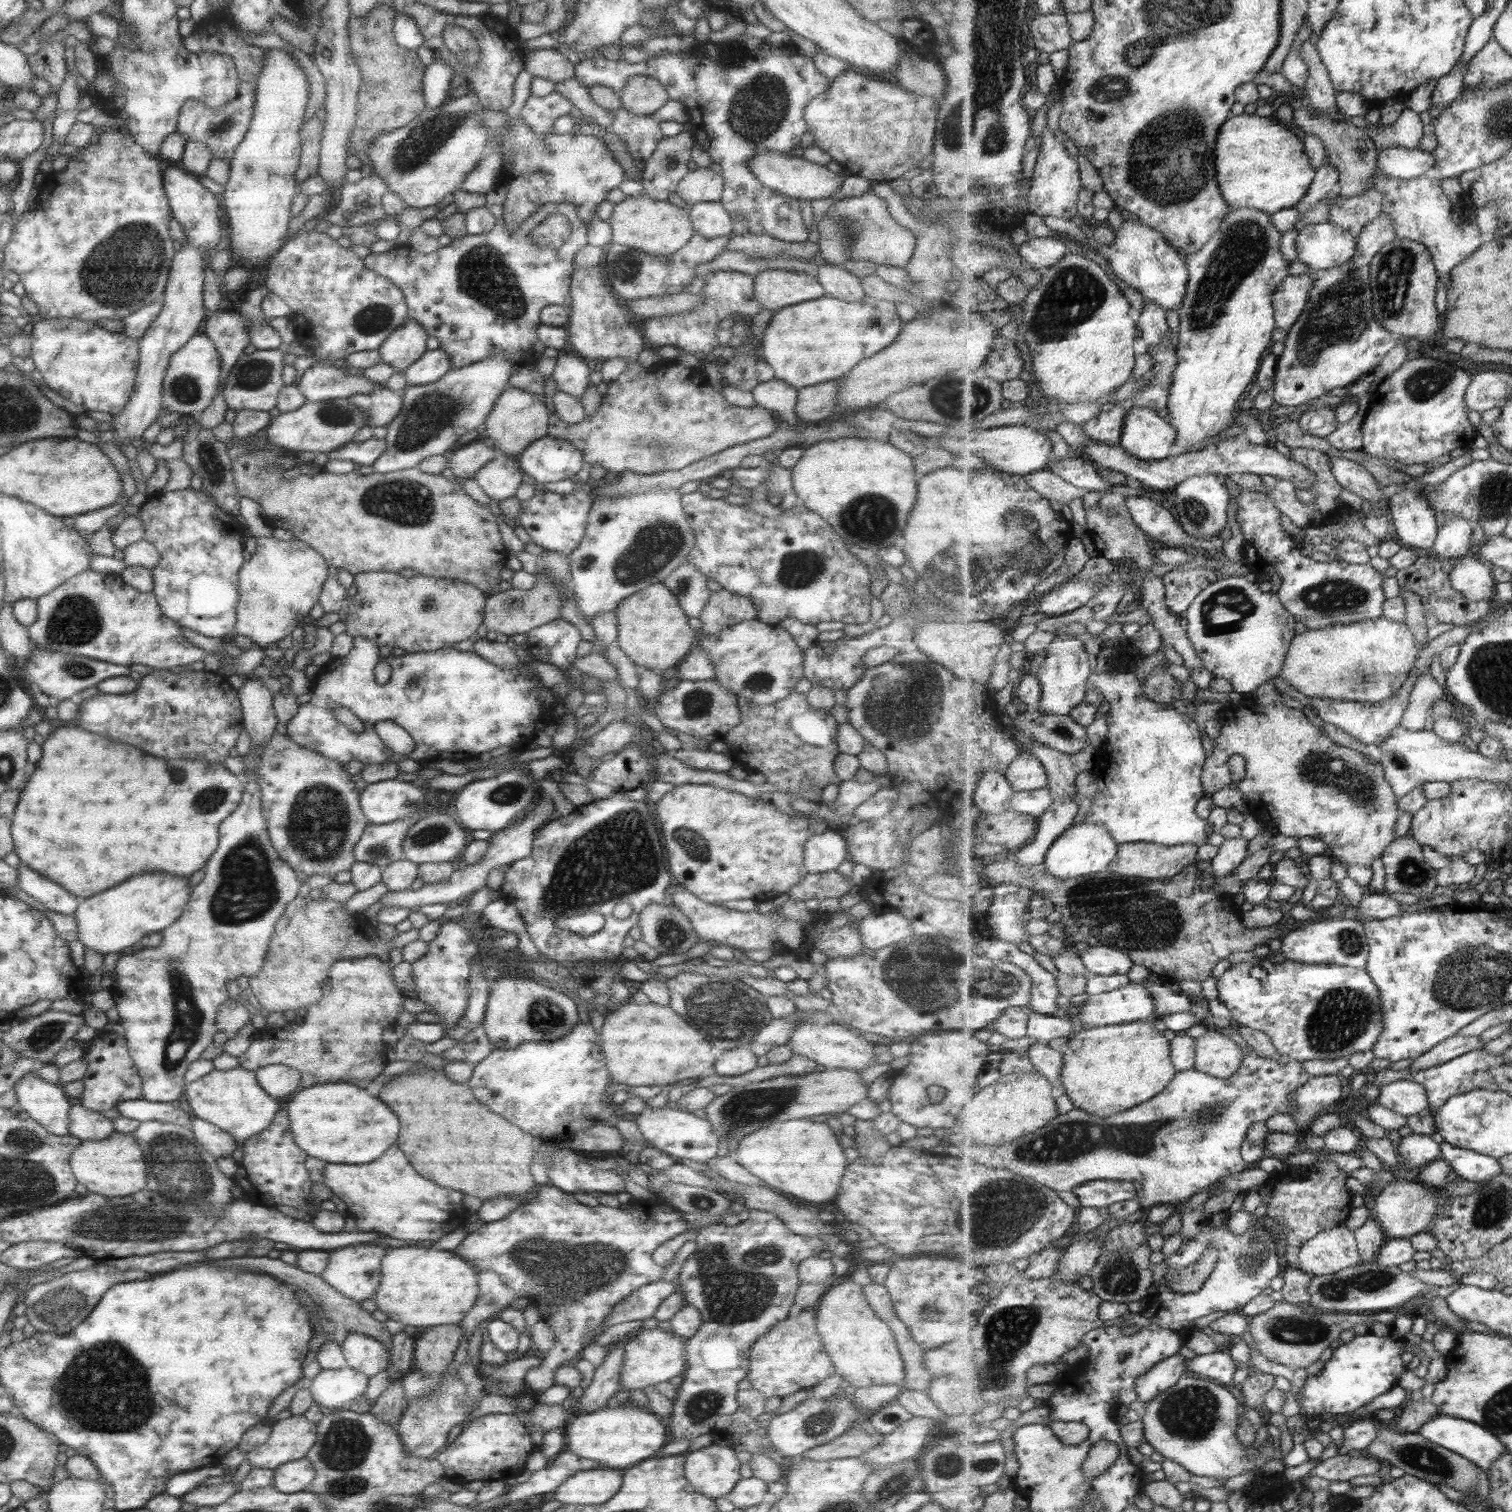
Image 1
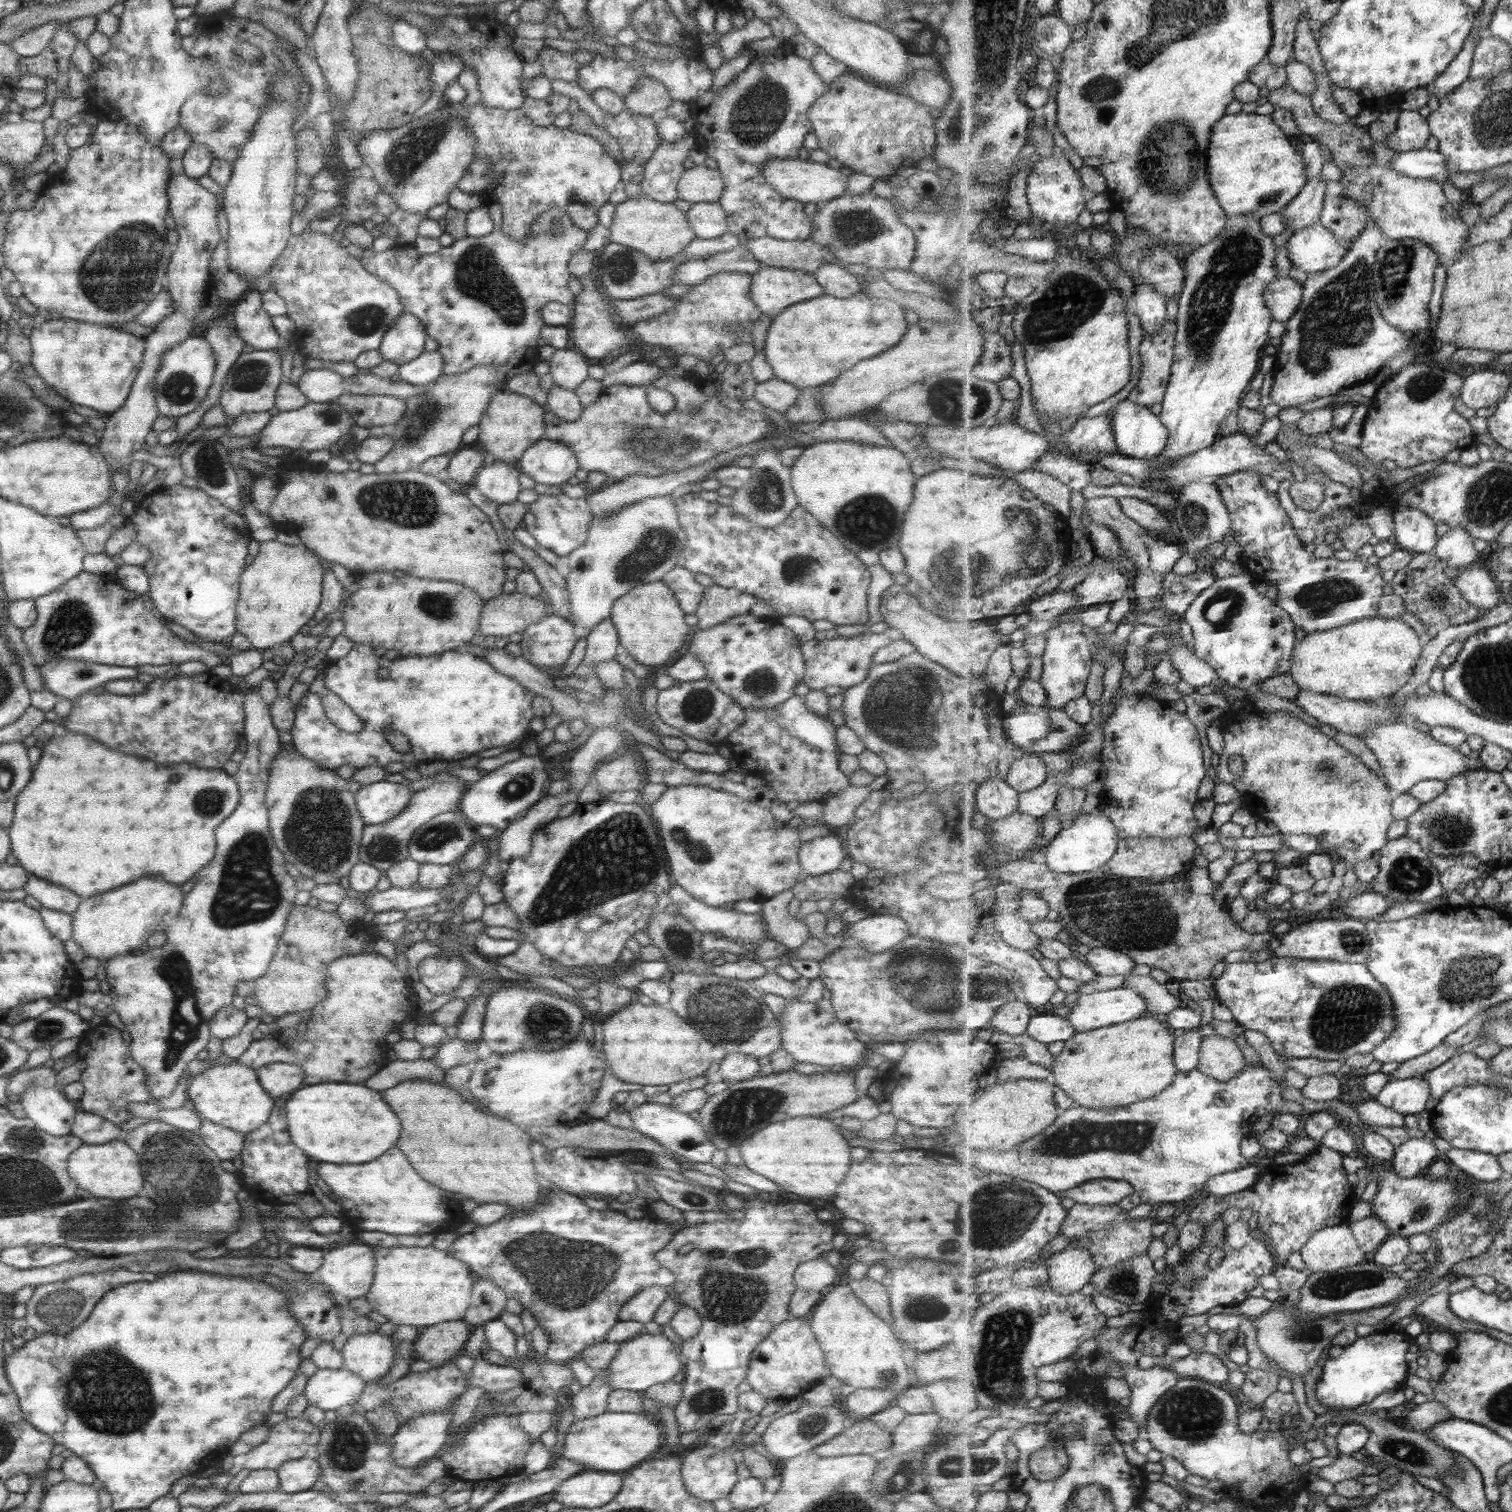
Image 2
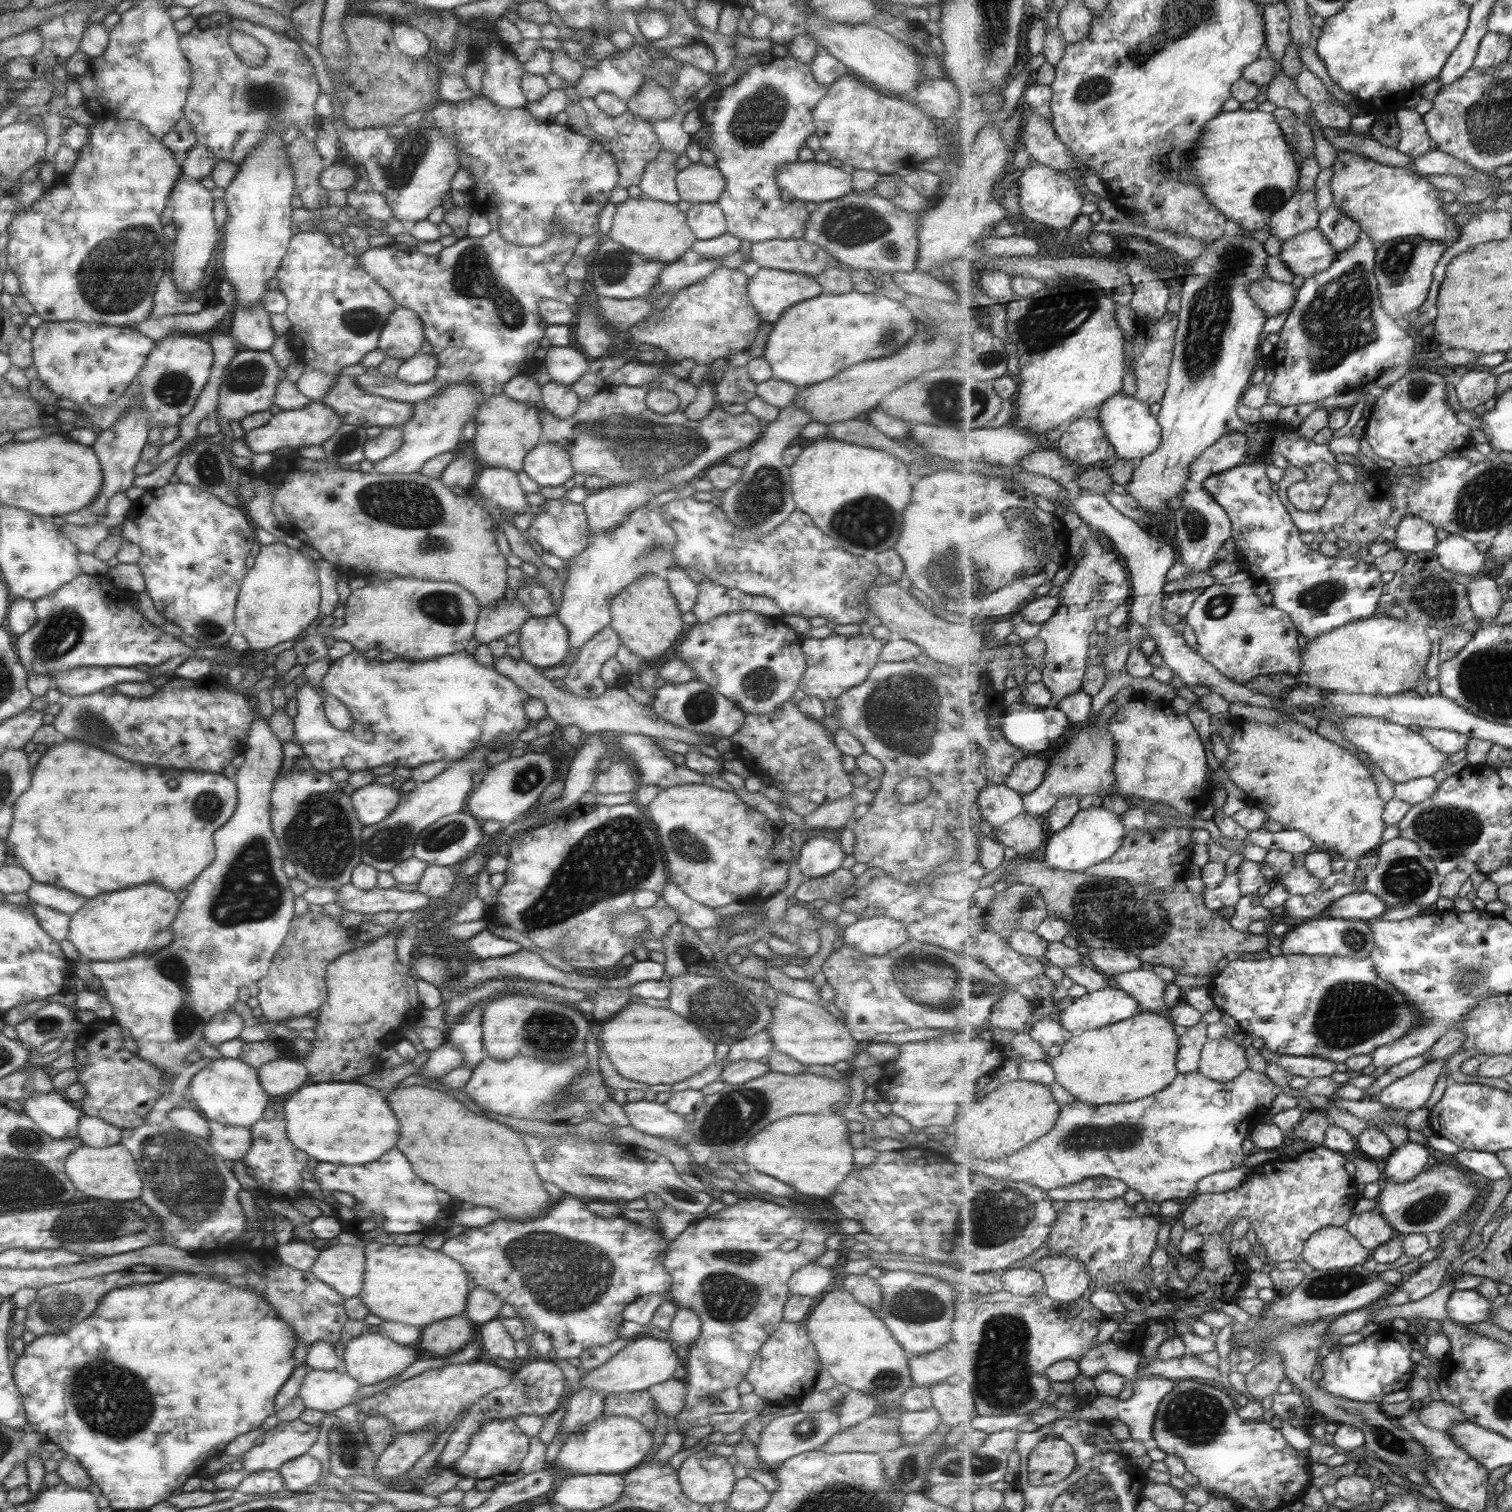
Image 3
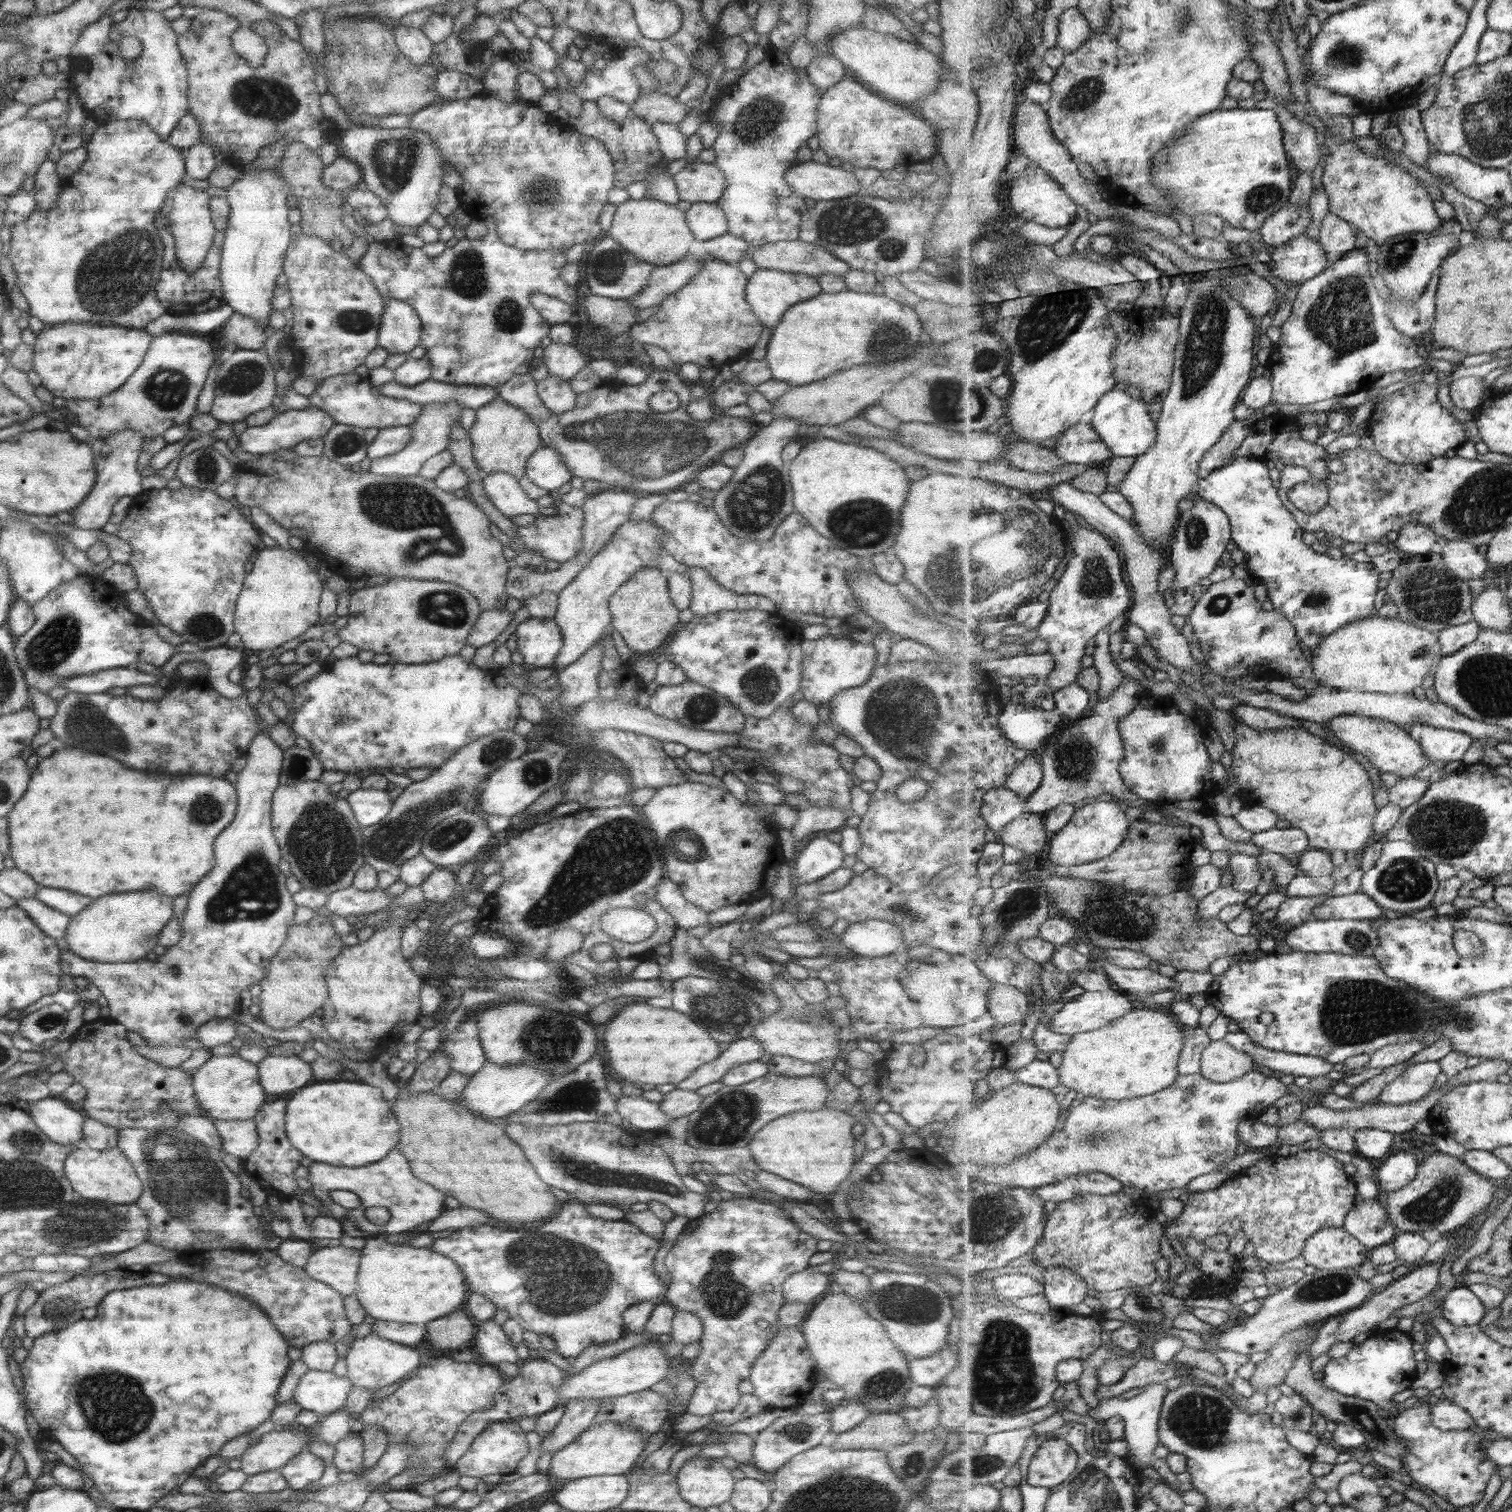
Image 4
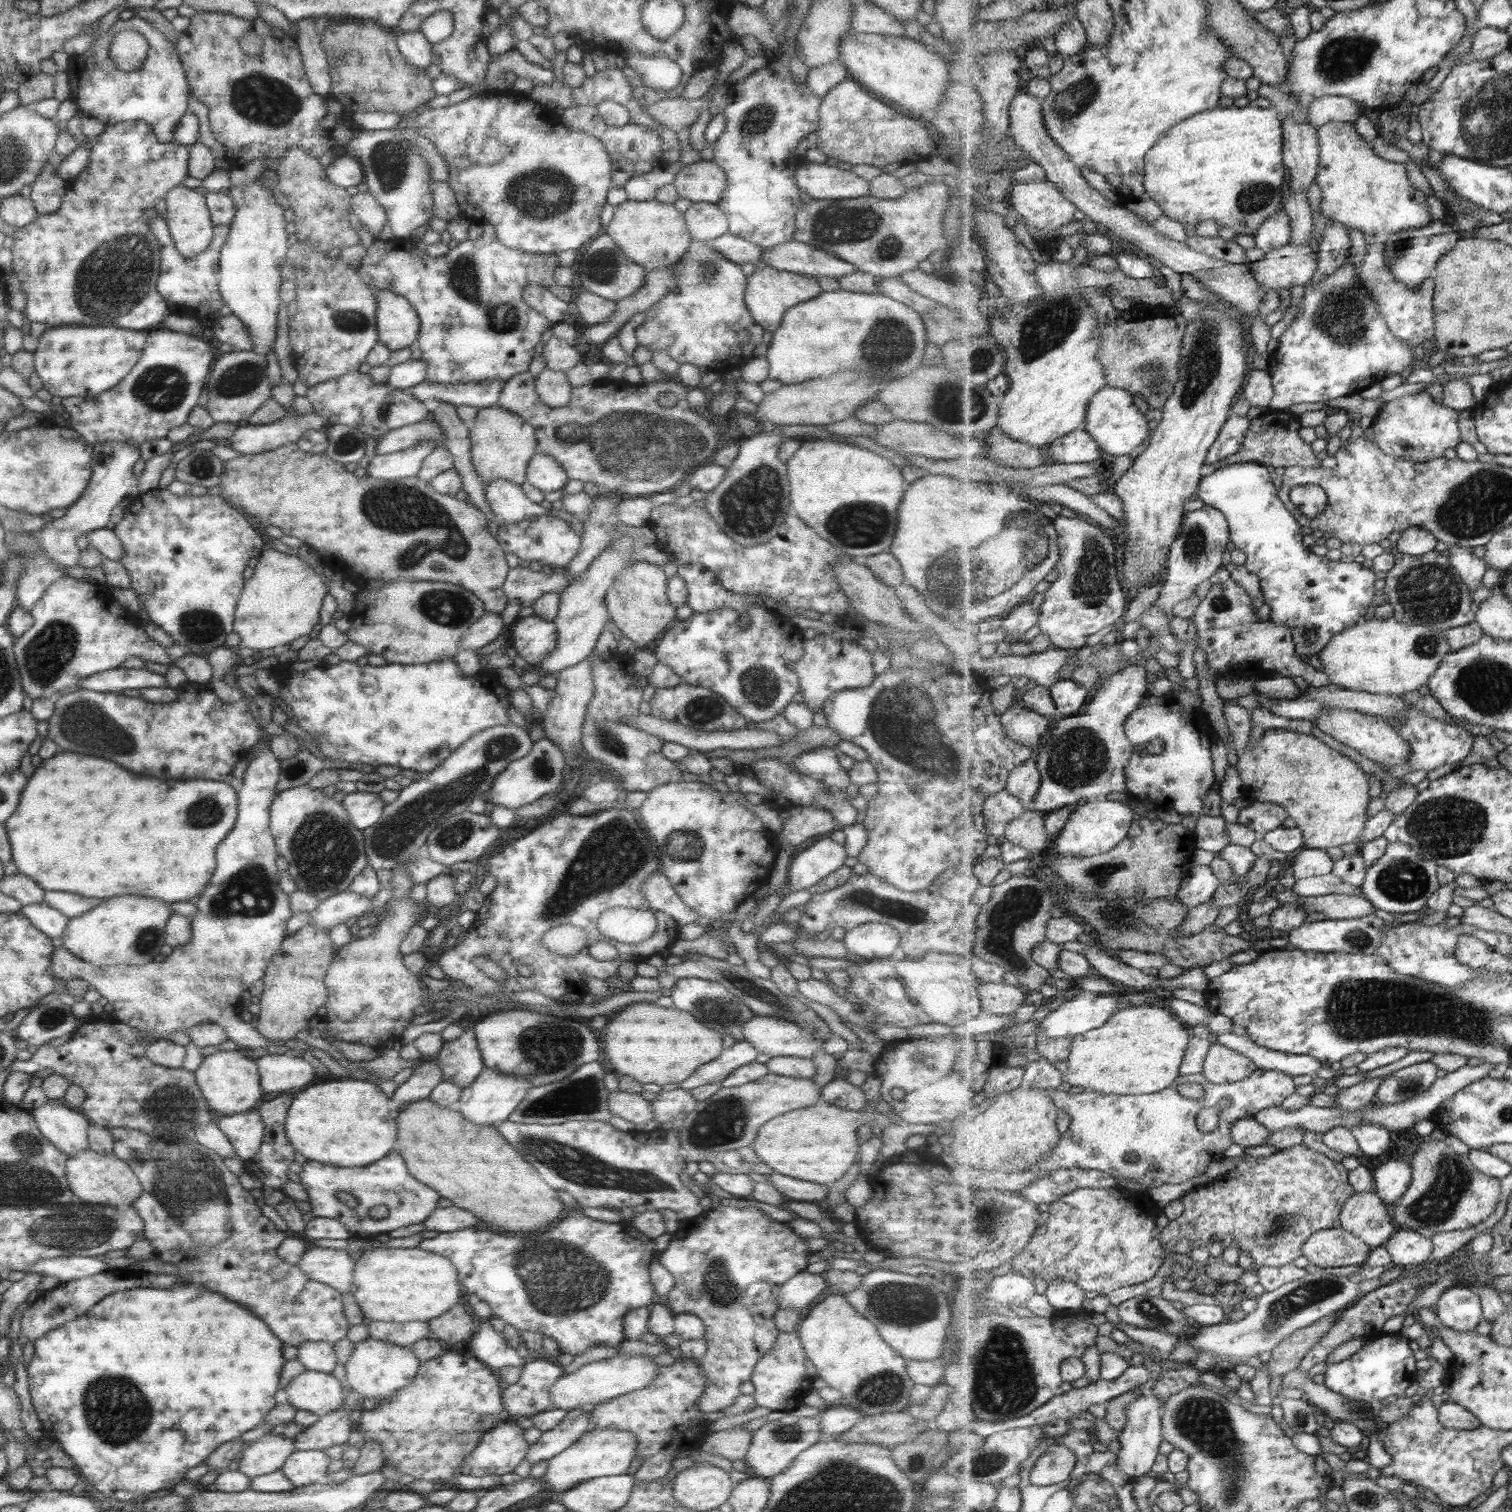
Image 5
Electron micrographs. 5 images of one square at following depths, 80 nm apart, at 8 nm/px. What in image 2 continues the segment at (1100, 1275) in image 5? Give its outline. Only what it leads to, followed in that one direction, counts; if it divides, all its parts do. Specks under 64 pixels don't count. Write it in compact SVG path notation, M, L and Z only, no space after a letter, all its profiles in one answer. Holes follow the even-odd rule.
M1074 1203L1068 1209L1067 1220L1063 1223L1060 1234L1069 1238L1070 1244L1067 1247L1086 1248L1091 1256L1094 1256L1097 1270L1101 1270L1108 1266L1117 1266L1126 1262L1128 1258L1146 1254L1155 1238L1153 1224L1156 1222L1157 1220L1151 1215L1144 1219L1131 1219L1129 1211L1121 1208L1118 1204Z

